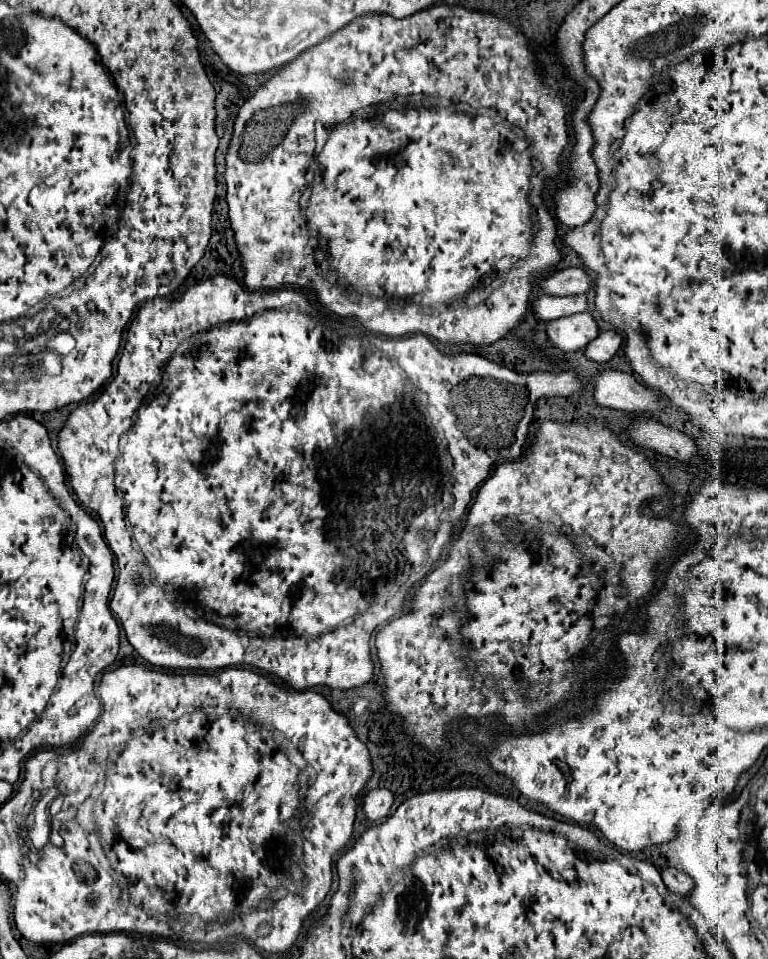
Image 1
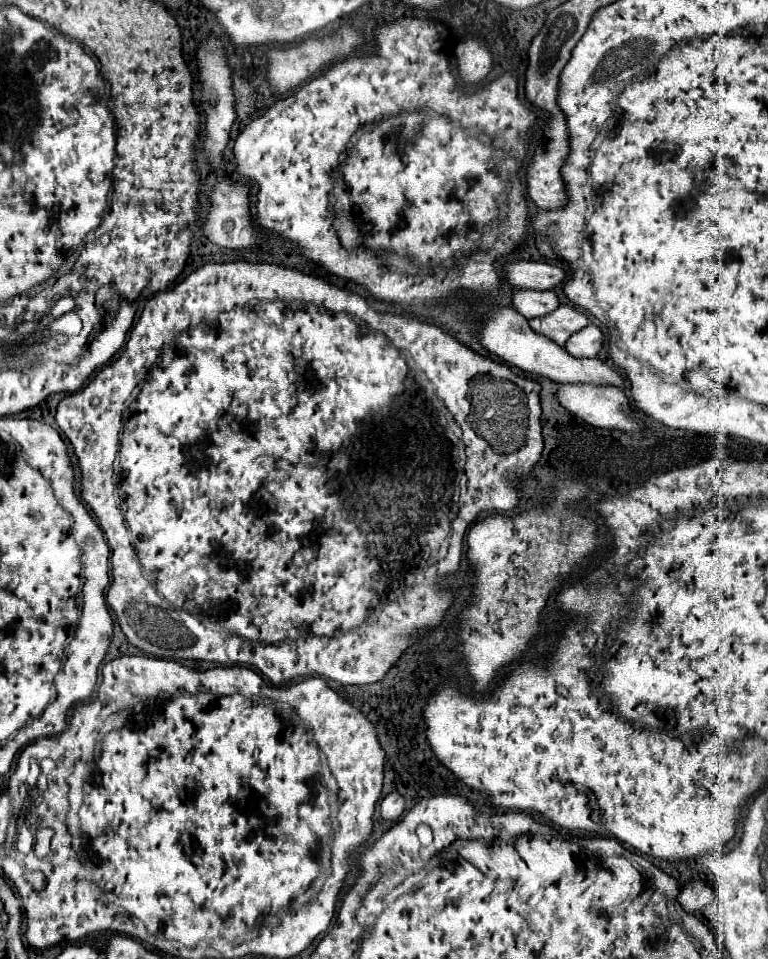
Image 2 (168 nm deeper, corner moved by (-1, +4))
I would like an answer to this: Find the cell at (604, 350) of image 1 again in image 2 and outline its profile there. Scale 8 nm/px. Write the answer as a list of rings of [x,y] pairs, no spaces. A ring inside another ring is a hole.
[[[587,325],[581,331],[577,331],[577,335],[569,337],[569,341],[565,343],[565,351],[569,351],[569,355],[573,357],[597,357],[601,343],[603,333],[599,331],[599,327]]]

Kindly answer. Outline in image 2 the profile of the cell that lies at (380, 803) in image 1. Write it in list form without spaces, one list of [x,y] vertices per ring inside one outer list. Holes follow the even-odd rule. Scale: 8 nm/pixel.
[[[389,793],[381,801],[381,817],[387,821],[397,821],[405,813],[405,799],[399,793]]]

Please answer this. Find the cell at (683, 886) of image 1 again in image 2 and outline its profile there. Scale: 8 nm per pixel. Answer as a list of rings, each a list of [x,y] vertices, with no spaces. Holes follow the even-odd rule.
[[[691,881],[681,893],[679,893],[679,903],[687,913],[701,913],[711,901],[713,901],[715,893],[709,885],[705,885],[703,881]]]

